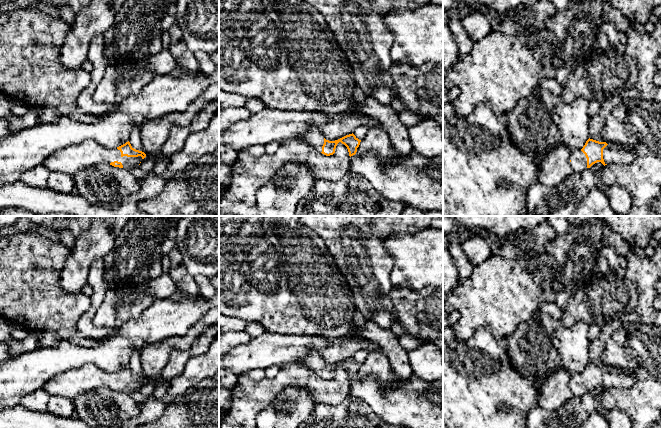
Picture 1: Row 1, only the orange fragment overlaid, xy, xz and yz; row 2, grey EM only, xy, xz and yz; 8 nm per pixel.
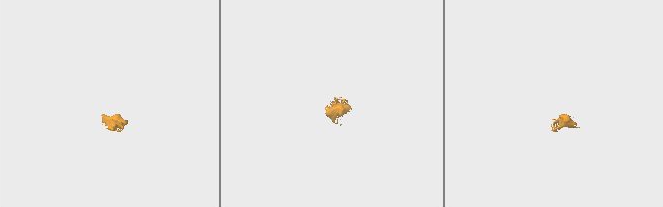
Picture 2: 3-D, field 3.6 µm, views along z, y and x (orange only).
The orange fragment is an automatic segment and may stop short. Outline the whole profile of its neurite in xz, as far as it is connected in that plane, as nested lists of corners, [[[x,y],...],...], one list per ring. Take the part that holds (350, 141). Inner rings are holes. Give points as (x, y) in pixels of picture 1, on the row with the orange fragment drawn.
[[[311,128],[304,142],[326,156],[333,155],[341,142],[348,149],[353,177],[368,180],[391,201],[404,202],[424,212],[443,213],[443,153],[433,157],[416,152],[399,154],[391,162],[381,160],[374,153],[357,156],[361,140],[353,133],[329,141],[319,128]]]

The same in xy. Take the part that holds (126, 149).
[[[89,140],[56,151],[47,157],[41,166],[49,172],[58,171],[71,176],[100,162],[108,162],[114,167],[131,171],[138,167],[145,157],[146,154],[134,149],[129,141],[117,148],[108,149]]]

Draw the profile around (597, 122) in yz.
[[[619,95],[612,96],[610,98],[605,99],[603,102],[601,102],[598,114],[593,116],[590,119],[590,134],[589,134],[590,139],[599,142],[606,142],[612,148],[619,147],[620,143],[618,142],[605,141],[603,139],[602,132],[607,117],[610,115],[612,110],[620,104],[620,102],[621,102],[621,98]]]

